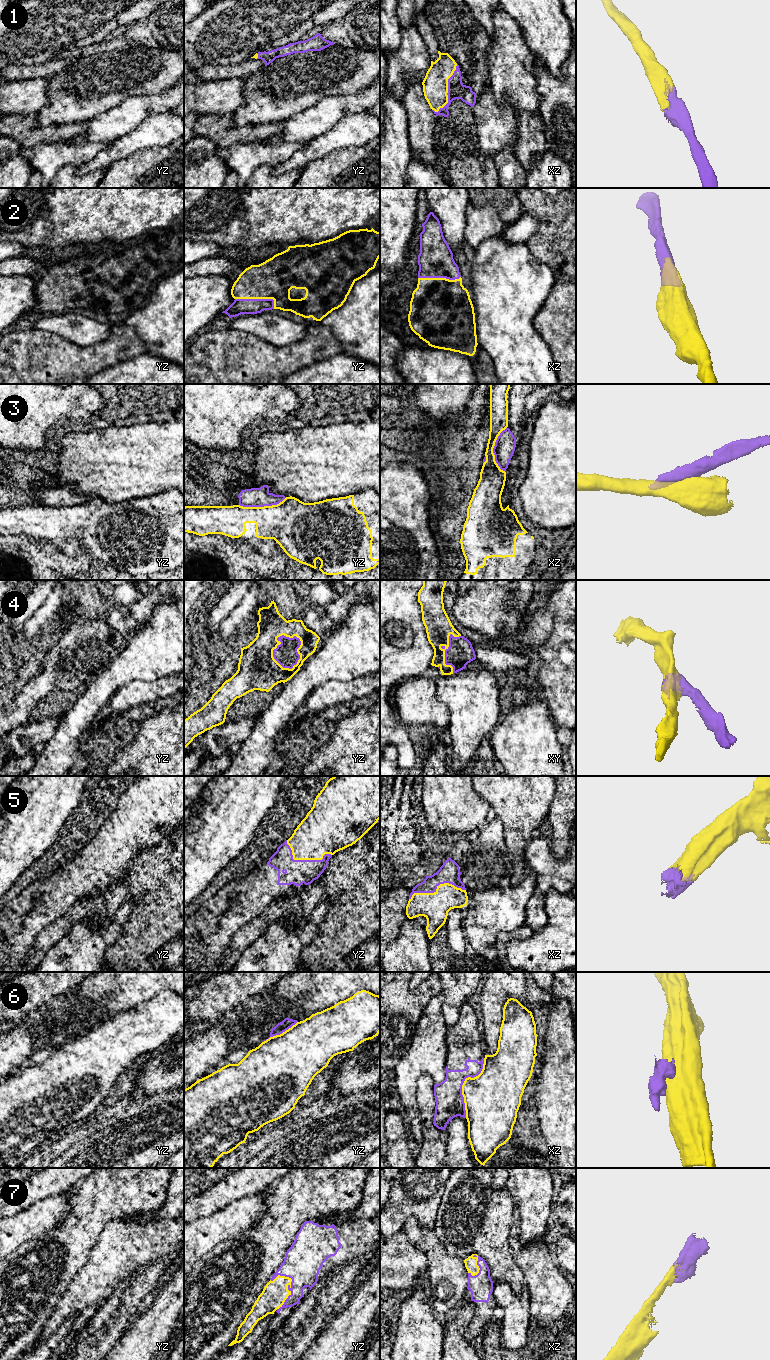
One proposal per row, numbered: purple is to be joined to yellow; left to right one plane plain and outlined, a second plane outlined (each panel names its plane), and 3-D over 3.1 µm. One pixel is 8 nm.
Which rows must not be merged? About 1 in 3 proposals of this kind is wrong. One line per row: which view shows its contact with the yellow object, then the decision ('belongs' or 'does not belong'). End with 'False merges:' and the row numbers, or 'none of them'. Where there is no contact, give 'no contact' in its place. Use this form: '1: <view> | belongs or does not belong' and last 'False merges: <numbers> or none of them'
1: xz | belongs
2: yz | belongs
3: yz | does not belong
4: yz | belongs
5: xz | belongs
6: xz | does not belong
7: yz | belongs
False merges: 3, 6

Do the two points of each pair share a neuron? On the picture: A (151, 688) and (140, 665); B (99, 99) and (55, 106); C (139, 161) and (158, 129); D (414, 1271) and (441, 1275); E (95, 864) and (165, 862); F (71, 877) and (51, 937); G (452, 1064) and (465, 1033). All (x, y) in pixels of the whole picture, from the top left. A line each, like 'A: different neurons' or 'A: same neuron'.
A: different neurons
B: same neuron
C: different neurons
D: different neurons
E: different neurons
F: different neurons
G: same neuron

